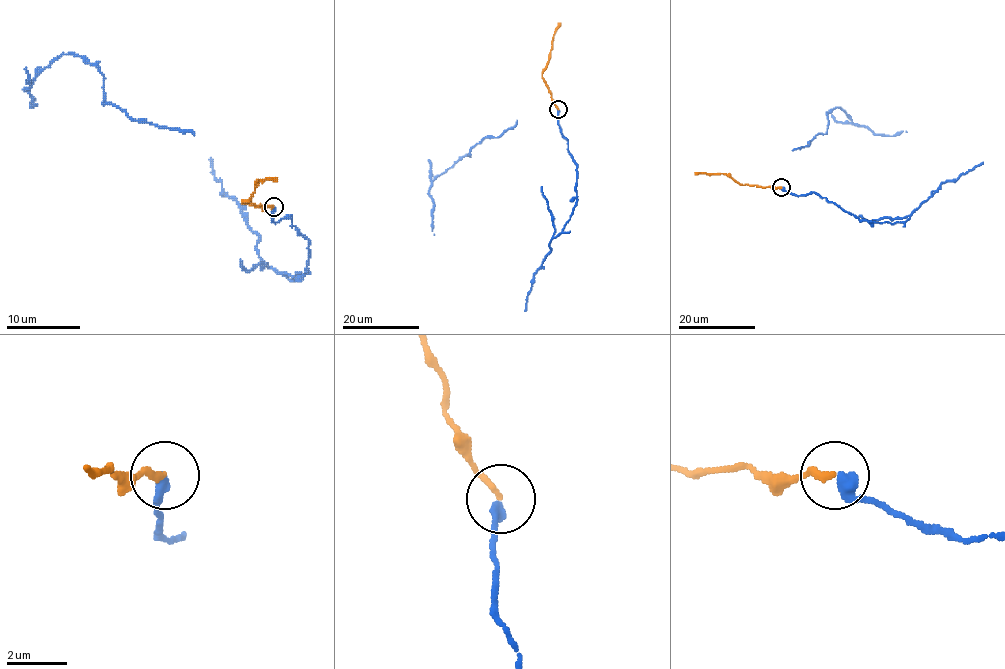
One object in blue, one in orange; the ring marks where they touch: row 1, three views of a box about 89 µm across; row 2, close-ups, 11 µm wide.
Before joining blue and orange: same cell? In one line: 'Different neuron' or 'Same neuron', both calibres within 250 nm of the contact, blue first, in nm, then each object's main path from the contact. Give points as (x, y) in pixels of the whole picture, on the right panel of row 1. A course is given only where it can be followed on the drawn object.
Same neuron. Thickness 420 nm (blue) against 200 nm. Course of blue: (781, 188), (800, 195), (814, 192), (860, 220), (904, 222), (942, 183), (955, 181), (983, 162). Course of orange: (781, 188), (742, 185), (723, 173), (695, 174)

